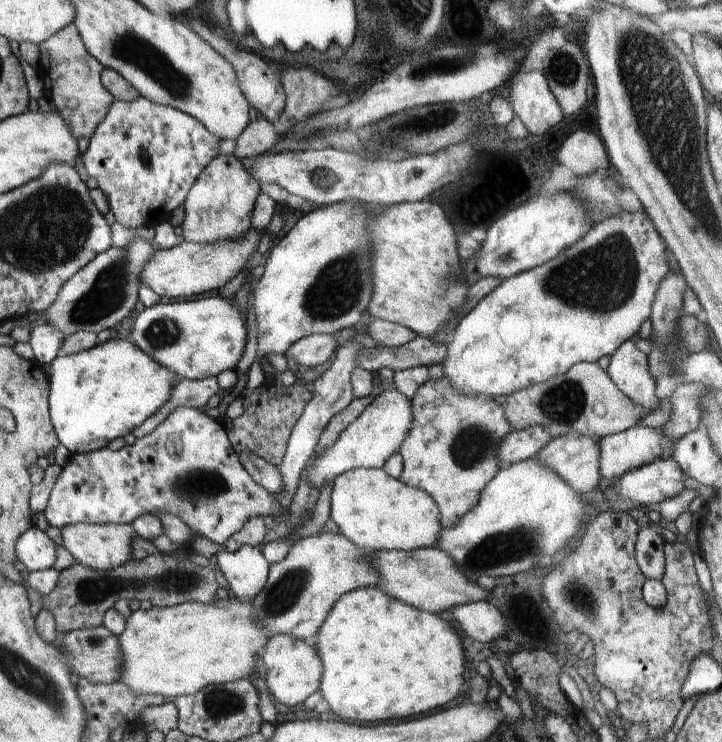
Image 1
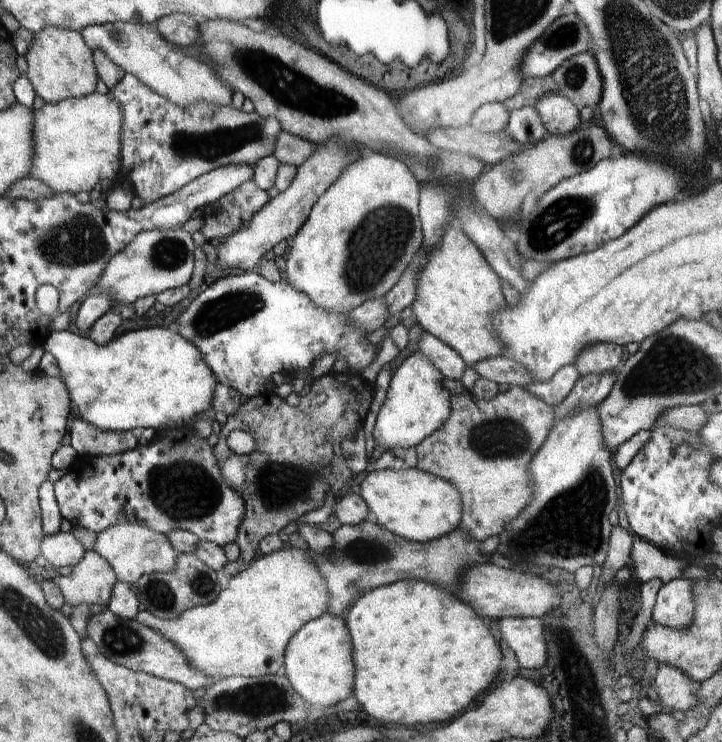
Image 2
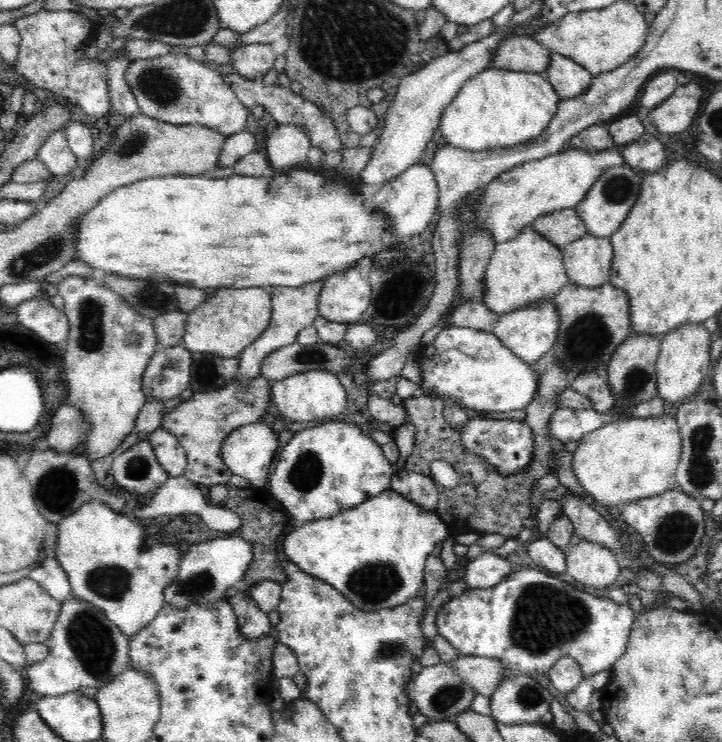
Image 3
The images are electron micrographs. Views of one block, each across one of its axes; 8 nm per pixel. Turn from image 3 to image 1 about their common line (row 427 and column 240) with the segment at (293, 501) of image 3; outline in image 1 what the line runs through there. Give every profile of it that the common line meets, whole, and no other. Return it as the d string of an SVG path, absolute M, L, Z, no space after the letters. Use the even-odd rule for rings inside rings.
M204 298L194 301L179 303L157 304L145 308L138 313L130 335L126 340L134 342L142 352L146 352L152 360L156 360L160 366L172 370L178 378L188 380L202 380L202 378L217 378L226 370L237 372L238 362L244 355L247 340L247 320L238 312L236 306L222 298Z

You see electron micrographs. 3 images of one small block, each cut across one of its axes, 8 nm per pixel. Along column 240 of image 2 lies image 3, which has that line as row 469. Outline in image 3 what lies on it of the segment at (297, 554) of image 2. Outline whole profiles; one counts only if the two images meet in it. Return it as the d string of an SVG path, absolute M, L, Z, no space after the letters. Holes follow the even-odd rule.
M668 408L661 417L616 418L584 434L572 453L571 467L578 483L591 494L588 501L596 502L598 508L621 508L677 488L675 474L681 450L681 432L674 413Z

